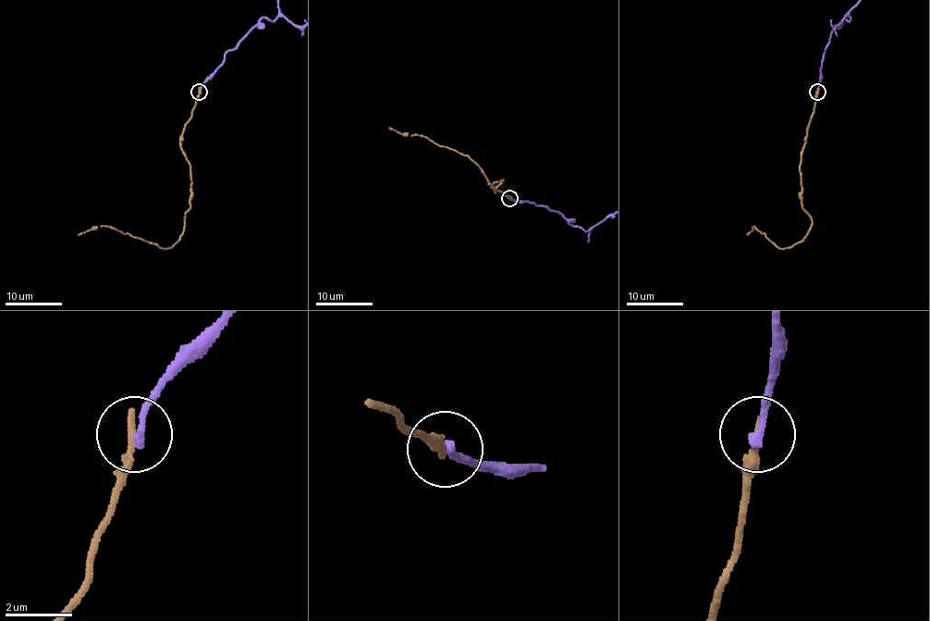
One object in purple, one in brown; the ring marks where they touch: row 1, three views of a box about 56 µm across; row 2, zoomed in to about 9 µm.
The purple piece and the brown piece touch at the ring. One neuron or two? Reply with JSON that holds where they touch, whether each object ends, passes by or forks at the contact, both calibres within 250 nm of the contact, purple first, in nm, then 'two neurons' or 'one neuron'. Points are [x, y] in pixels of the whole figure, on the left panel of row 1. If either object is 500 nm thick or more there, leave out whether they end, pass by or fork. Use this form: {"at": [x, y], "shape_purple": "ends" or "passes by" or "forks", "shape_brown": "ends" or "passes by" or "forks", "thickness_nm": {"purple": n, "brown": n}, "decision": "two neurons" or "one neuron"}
{"at": [199, 92], "shape_purple": "ends", "shape_brown": "ends", "thickness_nm": {"purple": 280, "brown": 280}, "decision": "two neurons"}

